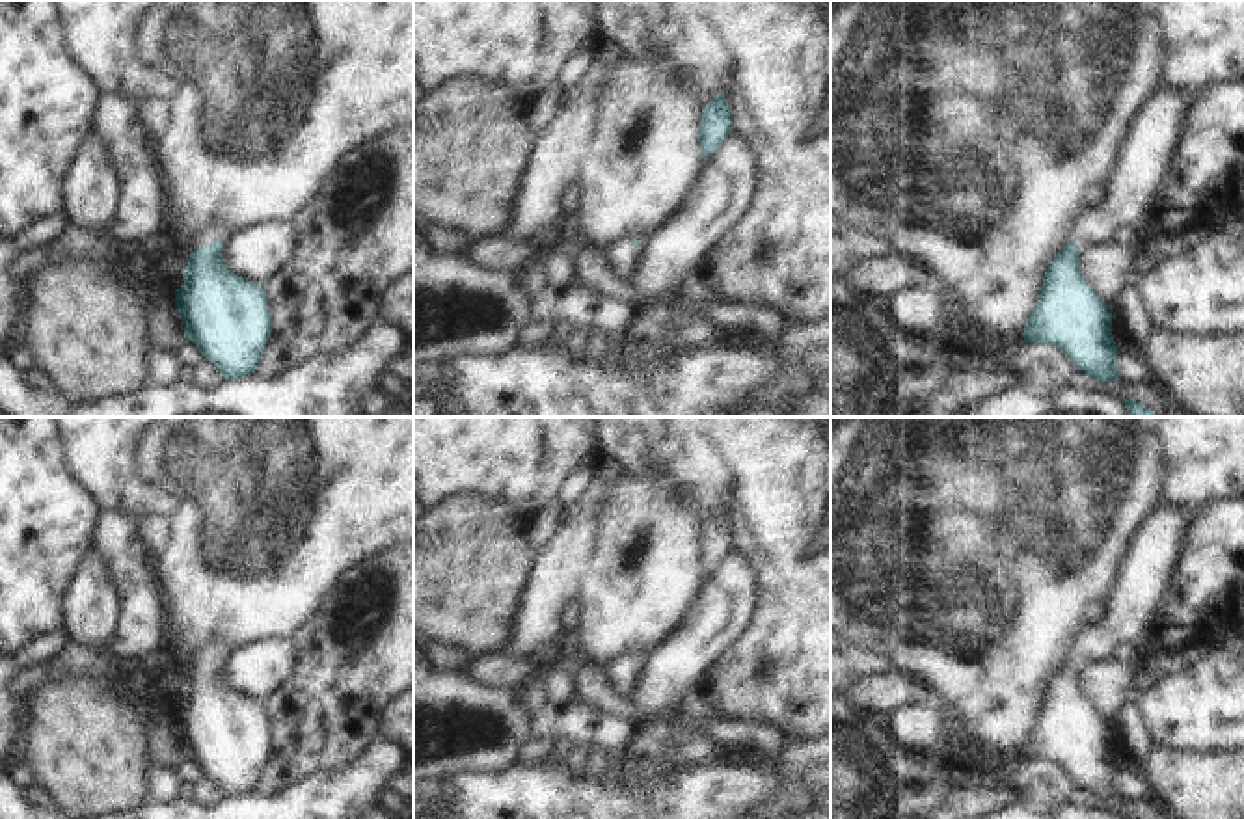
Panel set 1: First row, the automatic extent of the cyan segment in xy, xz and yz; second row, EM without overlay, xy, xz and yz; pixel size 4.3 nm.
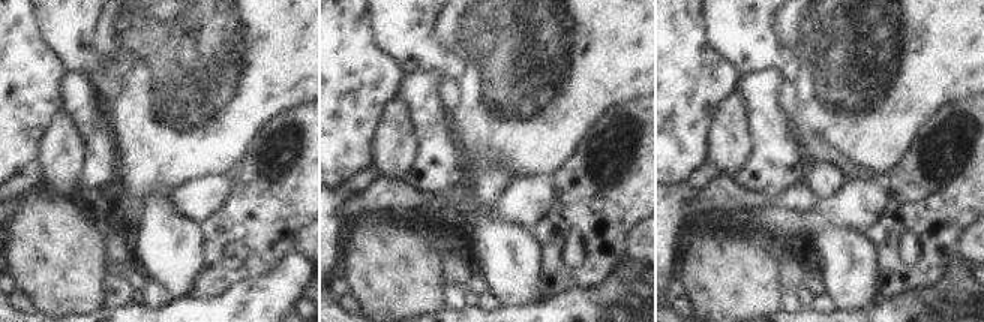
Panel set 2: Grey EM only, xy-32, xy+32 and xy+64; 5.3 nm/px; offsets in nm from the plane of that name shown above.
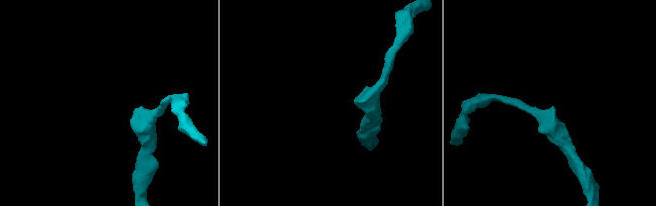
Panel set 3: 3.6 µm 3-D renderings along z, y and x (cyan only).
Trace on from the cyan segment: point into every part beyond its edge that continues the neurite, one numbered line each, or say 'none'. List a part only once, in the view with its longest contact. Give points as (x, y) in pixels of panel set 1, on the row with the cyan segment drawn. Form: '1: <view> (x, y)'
1: xy (209, 235)

